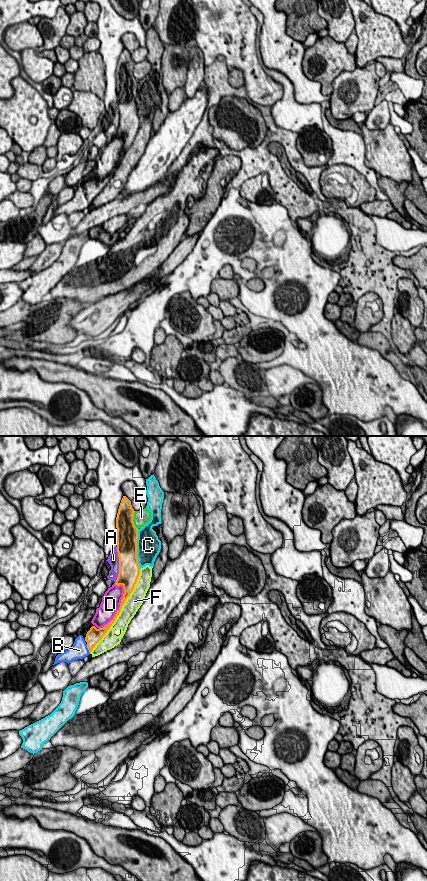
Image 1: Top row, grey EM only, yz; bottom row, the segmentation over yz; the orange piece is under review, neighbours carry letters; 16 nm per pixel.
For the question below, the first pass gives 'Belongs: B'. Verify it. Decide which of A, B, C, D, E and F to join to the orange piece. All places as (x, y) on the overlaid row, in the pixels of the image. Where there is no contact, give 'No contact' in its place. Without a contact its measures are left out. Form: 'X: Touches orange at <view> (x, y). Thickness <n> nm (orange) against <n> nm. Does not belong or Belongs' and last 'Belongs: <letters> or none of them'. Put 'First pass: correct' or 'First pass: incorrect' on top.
First pass: correct
A: Touches orange at yz (119, 565). Thickness 360 nm (orange) against 190 nm. Does not belong
B: Touches orange at yz (87, 647). Thickness 240 nm (orange) against 280 nm. Belongs
C: Touches orange at yz (136, 549). Thickness 320 nm (orange) against 380 nm. Does not belong
D: Touches orange at yz (119, 608). Thickness 90 nm (orange) against 300 nm. Does not belong
E: Touches orange at yz (132, 520). Thickness 360 nm (orange) against 240 nm. Does not belong
F: Touches orange at yz (120, 610). Thickness 90 nm (orange) against 240 nm. Does not belong
Belongs: B

